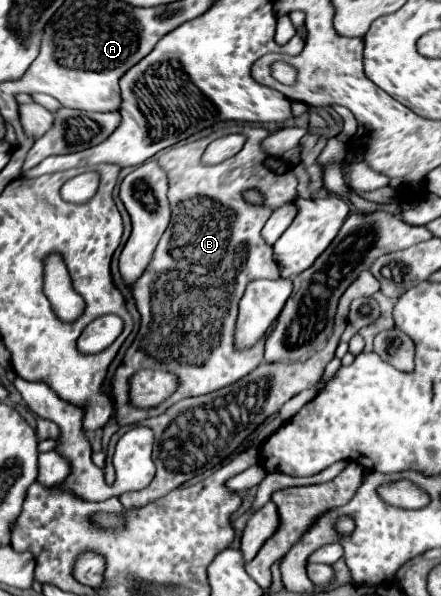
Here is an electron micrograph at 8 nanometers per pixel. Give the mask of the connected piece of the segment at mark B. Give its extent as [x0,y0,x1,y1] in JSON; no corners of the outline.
[112,127,298,425]

